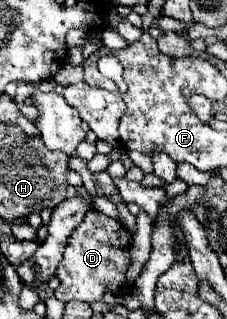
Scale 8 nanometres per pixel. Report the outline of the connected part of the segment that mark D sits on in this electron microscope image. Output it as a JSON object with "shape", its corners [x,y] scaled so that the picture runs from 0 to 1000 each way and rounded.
{"shape":[[[392,655],[366,699],[313,730],[313,749],[295,755],[286,799],[247,850],[264,890],[242,906],[242,931],[278,950],[322,937],[410,950],[445,944],[463,912],[551,918],[542,906],[568,893],[559,850],[577,831],[577,749],[586,737],[515,687]]]}

